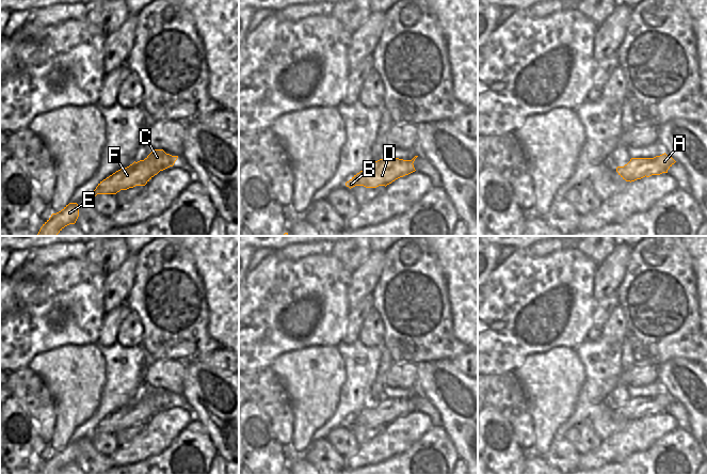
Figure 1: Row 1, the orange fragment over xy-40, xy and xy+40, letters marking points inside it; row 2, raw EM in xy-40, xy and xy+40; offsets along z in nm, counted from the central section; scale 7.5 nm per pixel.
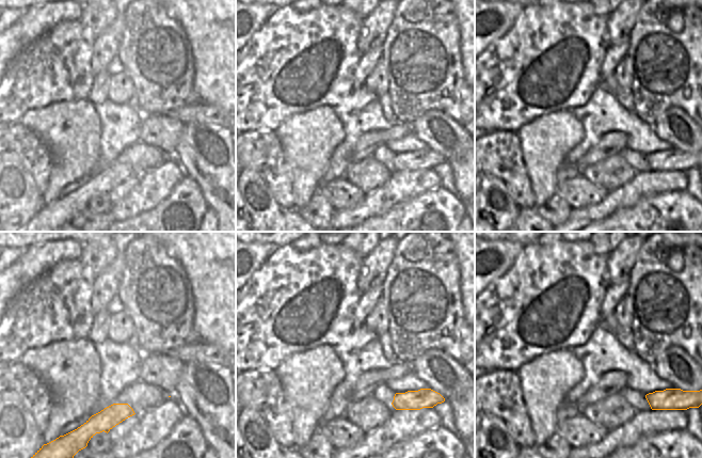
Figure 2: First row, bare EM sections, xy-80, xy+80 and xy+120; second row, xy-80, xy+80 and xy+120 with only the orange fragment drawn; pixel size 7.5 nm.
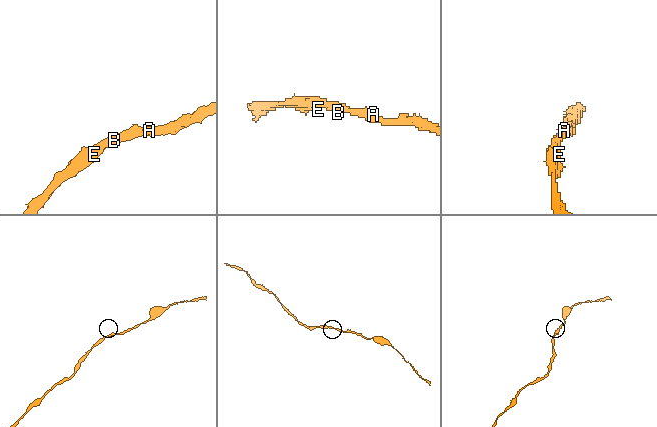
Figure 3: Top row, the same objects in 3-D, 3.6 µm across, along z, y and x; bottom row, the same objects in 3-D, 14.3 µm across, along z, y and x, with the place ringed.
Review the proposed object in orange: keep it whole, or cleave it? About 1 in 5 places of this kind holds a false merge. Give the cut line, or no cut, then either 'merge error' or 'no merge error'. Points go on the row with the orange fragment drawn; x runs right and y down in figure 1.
no cut | no merge error

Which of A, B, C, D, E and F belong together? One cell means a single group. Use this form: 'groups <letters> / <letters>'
groups A B C D E F

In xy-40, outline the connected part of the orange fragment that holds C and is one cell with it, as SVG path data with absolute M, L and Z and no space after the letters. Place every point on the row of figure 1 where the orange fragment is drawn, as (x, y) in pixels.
M152 149L144 160L134 161L100 181L87 200L92 201L97 194L116 194L120 190L145 186L160 171L173 167L177 158L163 149Z

